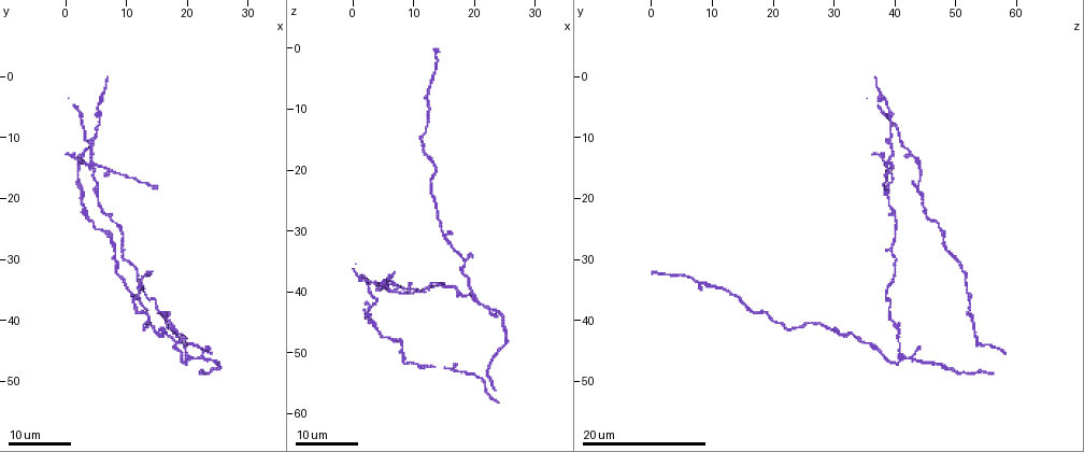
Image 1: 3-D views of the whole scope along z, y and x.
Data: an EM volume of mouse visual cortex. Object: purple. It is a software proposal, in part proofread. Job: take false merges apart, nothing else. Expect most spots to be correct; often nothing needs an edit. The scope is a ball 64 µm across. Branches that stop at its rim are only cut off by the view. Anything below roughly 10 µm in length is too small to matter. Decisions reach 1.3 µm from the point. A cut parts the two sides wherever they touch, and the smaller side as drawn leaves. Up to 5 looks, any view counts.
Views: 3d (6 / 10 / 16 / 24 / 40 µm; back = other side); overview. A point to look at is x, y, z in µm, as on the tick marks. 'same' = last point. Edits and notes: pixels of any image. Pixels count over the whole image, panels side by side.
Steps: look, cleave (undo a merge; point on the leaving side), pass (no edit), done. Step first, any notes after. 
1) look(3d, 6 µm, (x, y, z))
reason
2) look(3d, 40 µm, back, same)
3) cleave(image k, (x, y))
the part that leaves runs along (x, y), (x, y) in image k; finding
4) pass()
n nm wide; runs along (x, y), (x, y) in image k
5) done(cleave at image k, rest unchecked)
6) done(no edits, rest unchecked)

look(3d, 16 µm, (20.5, 46.5, 41.5))

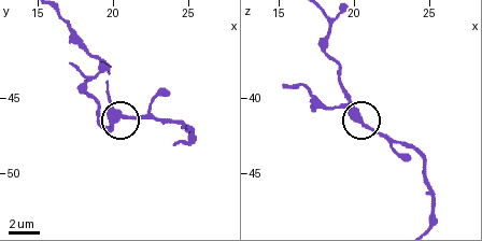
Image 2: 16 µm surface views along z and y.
look(3d, 6 µm, (20.0, 46.6, 41.0))

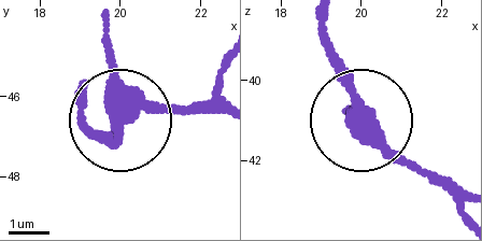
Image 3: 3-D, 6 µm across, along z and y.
look(3d, 6 µm, back, (20.15, 46.45, 41.10))

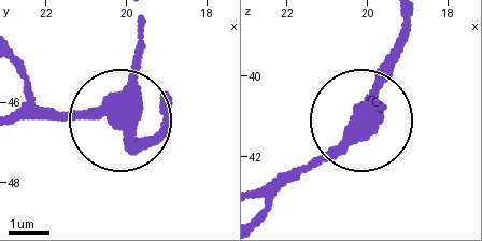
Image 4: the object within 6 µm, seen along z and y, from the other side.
pass()
side arm 20 µm; one neuron here

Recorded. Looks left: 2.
look(3d, 24 µm, (15.5, 42.5, 31.5))
two arms in line, one across

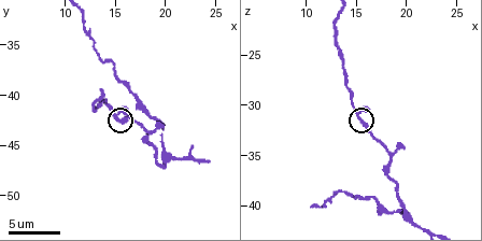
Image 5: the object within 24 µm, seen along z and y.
look(3d, 10 µm, (15.2, 42.4, 31.2))

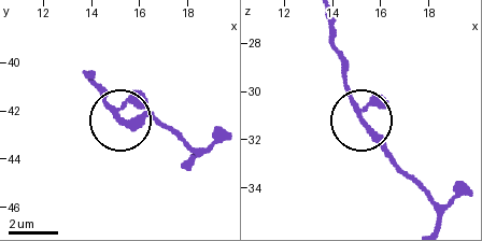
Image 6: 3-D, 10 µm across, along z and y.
pass()
3 arms; runs along (439, 223), (437, 204), (365, 124), (342, 76) in image 6; all the same neuron

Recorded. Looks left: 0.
done(no edits, rest unchecked)

